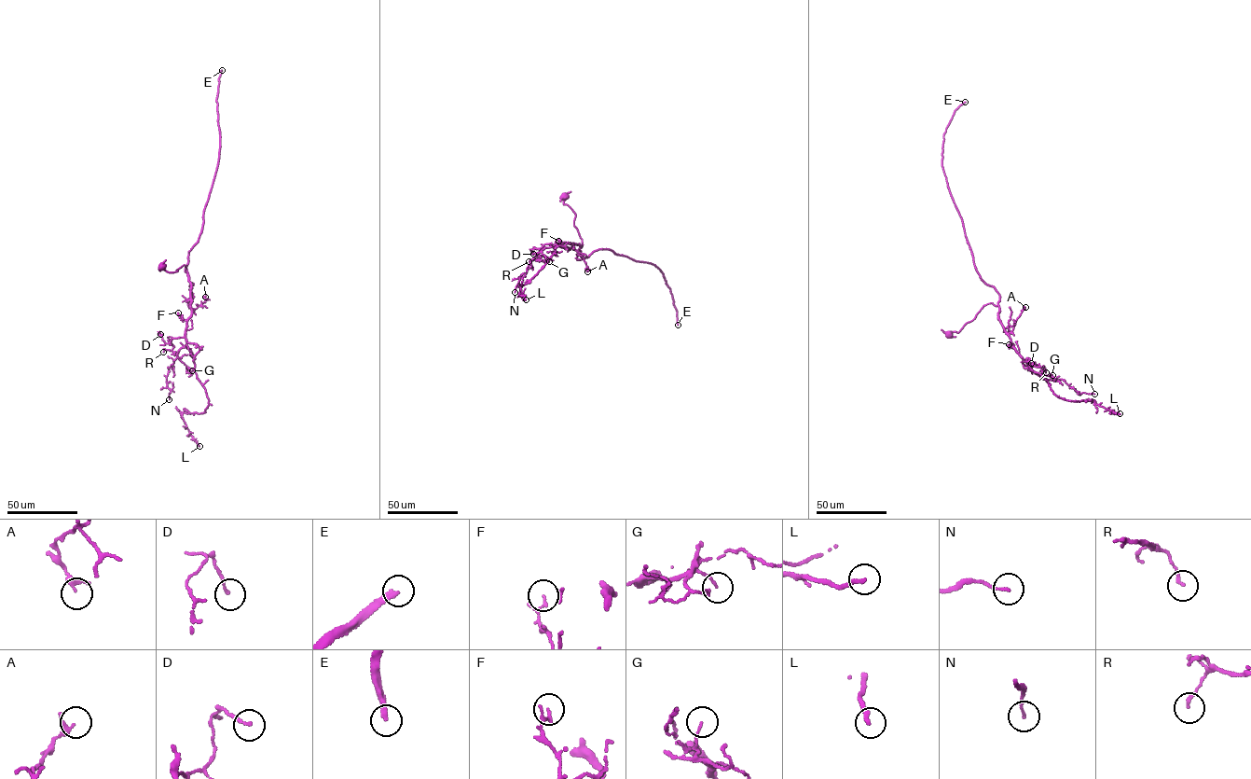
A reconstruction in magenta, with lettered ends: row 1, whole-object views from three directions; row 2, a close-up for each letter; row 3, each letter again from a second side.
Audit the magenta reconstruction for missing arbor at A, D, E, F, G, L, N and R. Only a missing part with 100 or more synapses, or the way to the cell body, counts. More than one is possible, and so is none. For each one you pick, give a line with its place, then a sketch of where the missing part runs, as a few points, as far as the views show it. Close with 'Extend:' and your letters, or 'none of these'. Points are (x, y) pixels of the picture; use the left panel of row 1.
E: Place: (222, 70). Course of what is missing: (222, 70), (220, 58), (209, 50), (180, 46), (174, 41), (156, 48), (155, 53), (144, 54), (139, 68)
Extend: E

